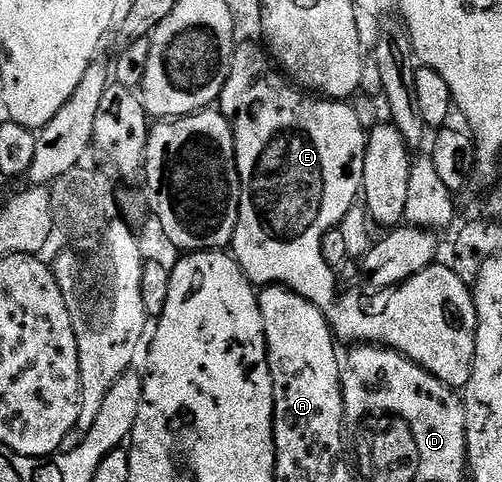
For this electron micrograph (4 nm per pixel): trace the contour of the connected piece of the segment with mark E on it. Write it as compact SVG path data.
M241 43L233 50L231 71L227 75L227 83L223 87L219 98L219 111L232 124L233 138L237 140L235 151L237 152L237 170L241 176L241 206L239 207L239 223L235 227L231 253L232 256L237 258L237 262L241 264L241 269L245 276L253 282L254 286L283 285L286 289L294 289L301 297L306 297L308 301L315 303L317 307L327 314L334 338L338 342L372 343L374 345L383 345L387 349L394 349L405 357L411 358L415 364L424 367L428 373L435 375L452 389L464 390L465 386L469 384L473 374L473 364L475 363L477 305L473 301L473 289L456 274L453 267L448 264L445 266L440 265L440 263L434 263L429 268L419 271L415 276L407 278L400 285L378 292L373 295L375 297L371 298L370 301L365 297L360 297L357 293L345 293L342 297L337 297L337 277L333 274L336 272L334 266L328 265L323 259L321 244L323 243L323 235L327 235L327 231L338 228L349 209L358 204L359 194L362 192L361 184L363 183L363 167L365 166L367 128L360 123L352 104L346 103L344 100L326 99L324 96L314 95L312 92L298 87L274 64L270 54L260 44Z

